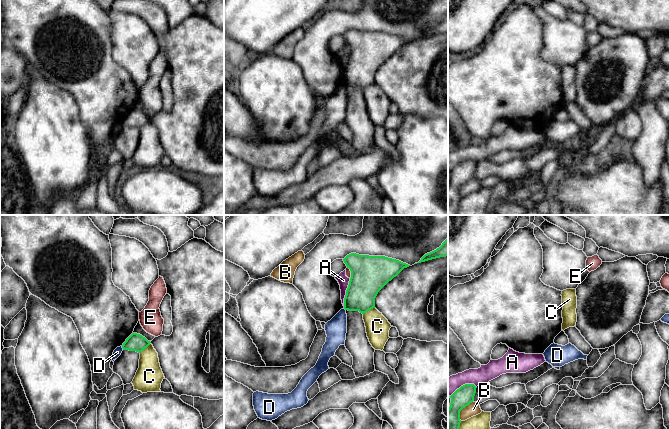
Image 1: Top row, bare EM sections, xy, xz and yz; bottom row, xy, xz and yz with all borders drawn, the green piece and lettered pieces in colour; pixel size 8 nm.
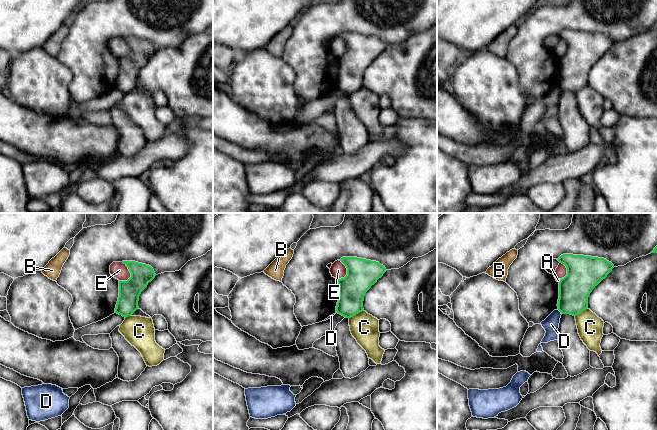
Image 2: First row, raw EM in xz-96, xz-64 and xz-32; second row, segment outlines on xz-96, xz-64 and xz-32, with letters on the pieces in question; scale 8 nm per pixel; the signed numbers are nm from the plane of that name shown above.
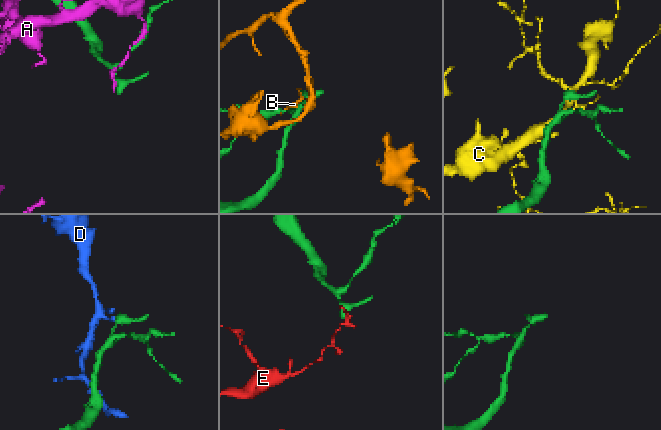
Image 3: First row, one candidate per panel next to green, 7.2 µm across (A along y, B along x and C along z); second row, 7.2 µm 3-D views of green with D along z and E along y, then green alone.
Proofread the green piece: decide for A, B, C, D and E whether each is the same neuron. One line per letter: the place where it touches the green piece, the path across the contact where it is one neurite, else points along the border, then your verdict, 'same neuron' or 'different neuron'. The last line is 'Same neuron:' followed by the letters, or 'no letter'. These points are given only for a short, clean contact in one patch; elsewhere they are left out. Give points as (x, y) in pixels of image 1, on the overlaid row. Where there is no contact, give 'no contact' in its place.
A: meets green in xz at (346, 292); different neuron
B: meets green in yz at (462, 408); different neuron
C: meets green in xy at (145, 347); different neuron
D: meets green in xy at (122, 347); border along xy (121, 346), (123, 349); different neuron
E: meets green in xz at (351, 273); different neuron
Same neuron: no letter

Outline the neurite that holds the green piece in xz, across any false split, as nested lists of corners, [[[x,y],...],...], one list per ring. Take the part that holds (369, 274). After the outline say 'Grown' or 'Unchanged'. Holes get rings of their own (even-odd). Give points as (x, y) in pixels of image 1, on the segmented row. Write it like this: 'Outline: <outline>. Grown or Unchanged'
Outline: [[[351,253],[343,259],[351,271],[344,309],[364,314],[375,308],[378,292],[410,265],[385,256]]]. Unchanged

